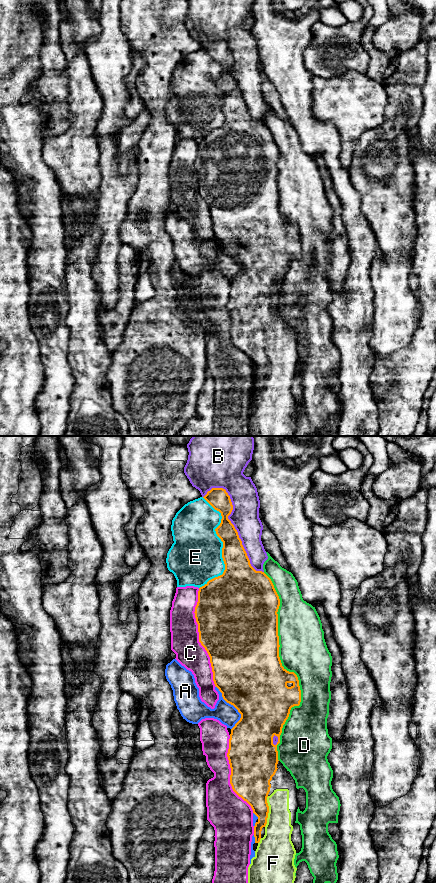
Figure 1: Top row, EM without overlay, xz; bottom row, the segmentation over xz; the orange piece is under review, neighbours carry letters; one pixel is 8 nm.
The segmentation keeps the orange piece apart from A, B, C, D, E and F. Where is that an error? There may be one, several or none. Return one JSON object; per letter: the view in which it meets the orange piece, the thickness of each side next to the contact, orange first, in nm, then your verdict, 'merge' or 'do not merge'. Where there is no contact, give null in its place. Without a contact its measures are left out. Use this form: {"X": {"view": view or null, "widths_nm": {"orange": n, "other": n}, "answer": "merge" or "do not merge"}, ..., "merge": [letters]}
{"A": {"view": "xz", "widths_nm": {"orange": 500, "other": 170}, "answer": "do not merge"}, "B": {"view": "xz", "widths_nm": {"orange": 200, "other": 220}, "answer": "do not merge"}, "C": {"view": "xz", "widths_nm": {"orange": 500, "other": 220}, "answer": "do not merge"}, "D": {"view": "xz", "widths_nm": {"orange": 480, "other": 380}, "answer": "do not merge"}, "E": {"view": "xz", "widths_nm": {"orange": 240, "other": 420}, "answer": "do not merge"}, "F": {"view": "xz", "widths_nm": {"orange": 280, "other": 220}, "answer": "merge"}, "merge": ["F"]}

